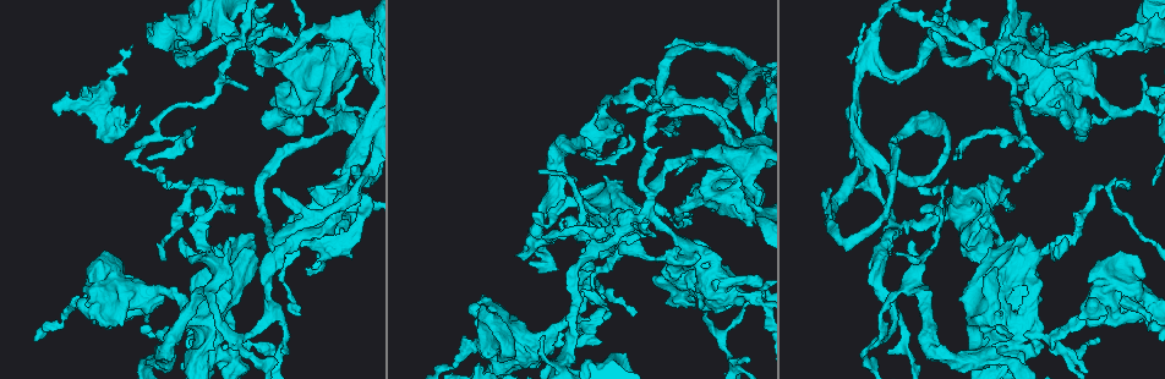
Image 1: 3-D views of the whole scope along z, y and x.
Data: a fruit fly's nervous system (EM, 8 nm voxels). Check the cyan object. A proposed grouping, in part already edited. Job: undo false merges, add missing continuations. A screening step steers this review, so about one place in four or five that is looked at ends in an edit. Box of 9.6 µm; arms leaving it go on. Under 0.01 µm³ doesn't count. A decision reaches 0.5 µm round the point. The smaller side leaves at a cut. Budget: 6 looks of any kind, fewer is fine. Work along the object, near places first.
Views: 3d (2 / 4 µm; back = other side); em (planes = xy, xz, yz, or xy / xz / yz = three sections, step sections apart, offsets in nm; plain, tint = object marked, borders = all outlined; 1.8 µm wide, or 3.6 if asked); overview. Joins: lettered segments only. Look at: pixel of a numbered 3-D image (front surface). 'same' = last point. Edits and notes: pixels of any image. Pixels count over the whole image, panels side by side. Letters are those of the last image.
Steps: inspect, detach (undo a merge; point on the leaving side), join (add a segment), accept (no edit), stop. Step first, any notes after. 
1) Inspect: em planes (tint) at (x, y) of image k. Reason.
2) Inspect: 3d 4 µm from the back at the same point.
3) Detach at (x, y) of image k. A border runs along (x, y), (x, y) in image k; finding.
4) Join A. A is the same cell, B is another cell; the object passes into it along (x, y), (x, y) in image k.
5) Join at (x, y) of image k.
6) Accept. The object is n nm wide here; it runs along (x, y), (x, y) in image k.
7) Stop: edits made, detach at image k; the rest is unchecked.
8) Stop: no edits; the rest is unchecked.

Inspect: em 3.6 µm xz step 8 (tint) at (218, 354) of image 1. Abrupt turn.

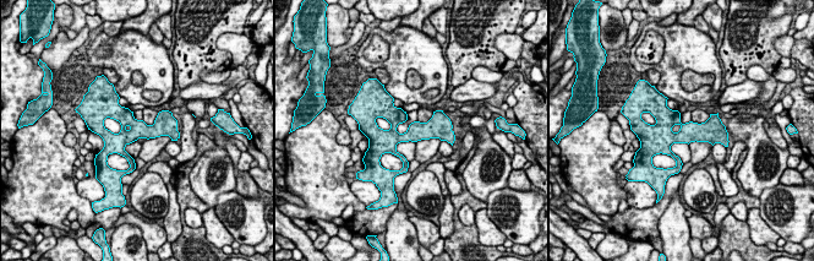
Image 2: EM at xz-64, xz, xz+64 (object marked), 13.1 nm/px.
Inspect: em 3.6 µm planes (borders) at the same point.

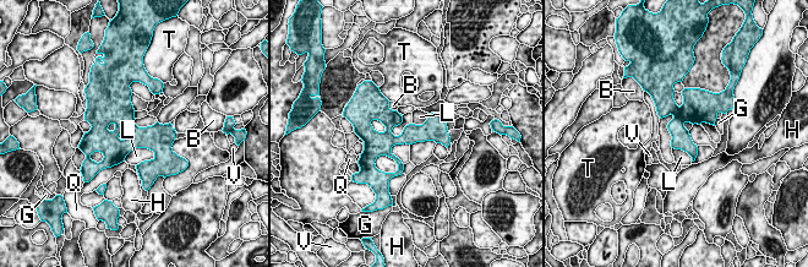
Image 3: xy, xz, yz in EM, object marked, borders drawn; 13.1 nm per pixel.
Accept. The object is 260 nm wide here; B, G, H, L, Q, T and V are other cells; it runs along (371, 134), (377, 140), (442, 136) in image 3; all the same cell.

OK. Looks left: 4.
Inspect: 3d 4 µm from the back at (643, 235) of image 1. An open end.

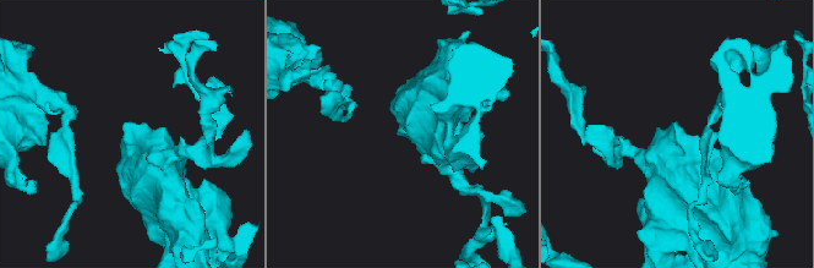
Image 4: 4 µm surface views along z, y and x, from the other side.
Inspect: em yz step 4 (borders) at (405, 133) of image 4. Shape alone is not enough.

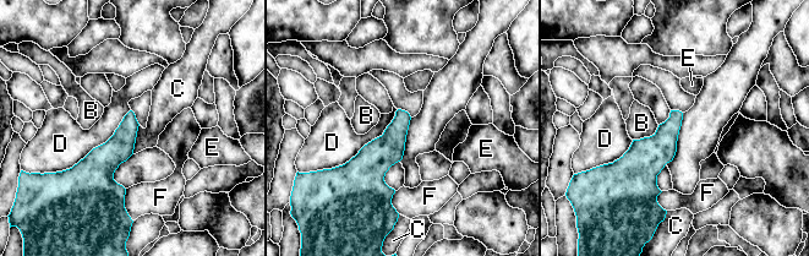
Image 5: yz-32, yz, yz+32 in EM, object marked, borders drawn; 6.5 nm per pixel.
Inspect: em planes (borders) at the same point. Cut it another way.

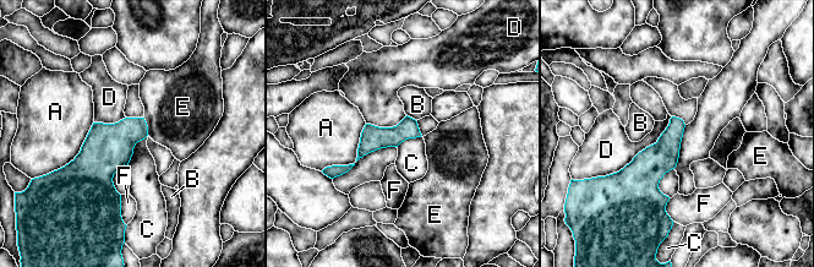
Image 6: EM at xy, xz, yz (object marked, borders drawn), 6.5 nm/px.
Accept. A, B, C, D, E and F are other cells; none of them fits.

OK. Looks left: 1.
Inspect: em planes (borders) at (153, 34) of image 1. Free end.

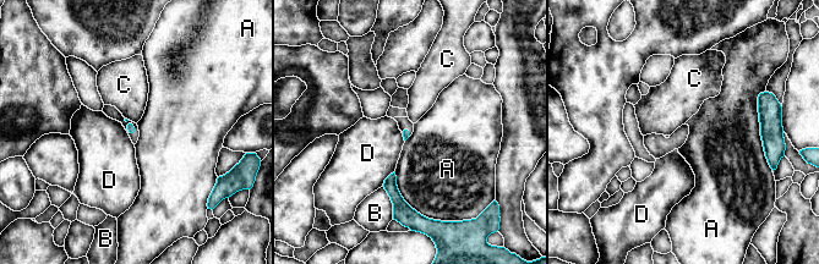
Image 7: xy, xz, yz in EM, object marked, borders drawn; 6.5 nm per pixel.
Accept. A, B, C and D are other cells; a border runs along (760, 92), (758, 121), (765, 157) in image 7; none of them fits.

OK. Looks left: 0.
Stop: no edits; the rest is unchecked.

